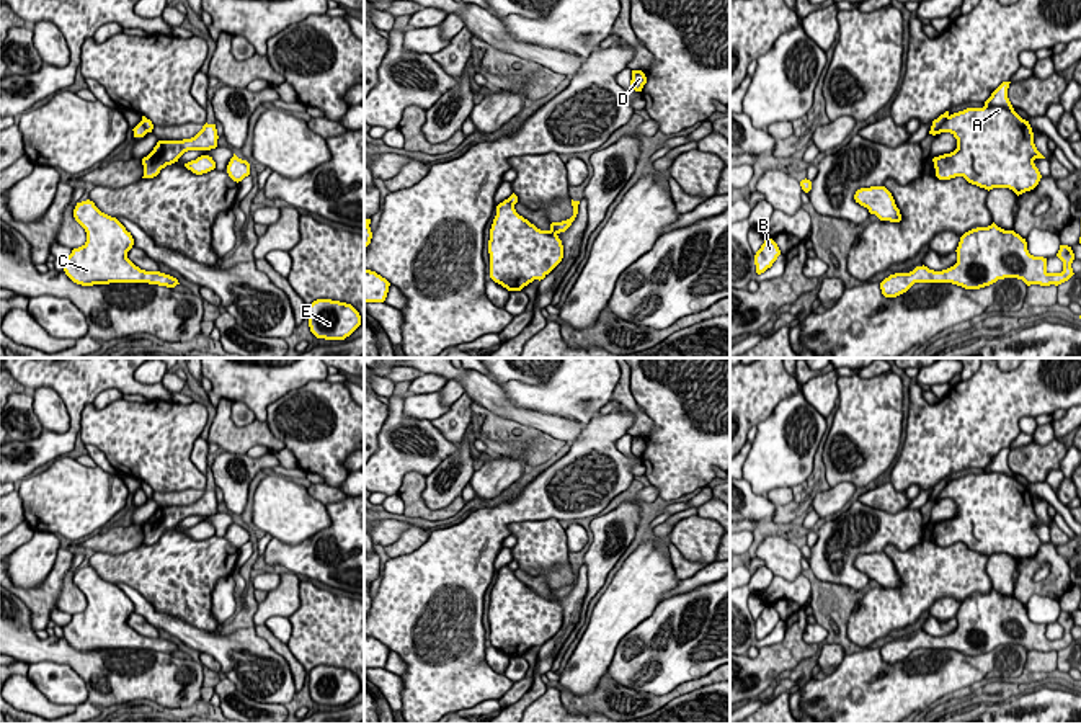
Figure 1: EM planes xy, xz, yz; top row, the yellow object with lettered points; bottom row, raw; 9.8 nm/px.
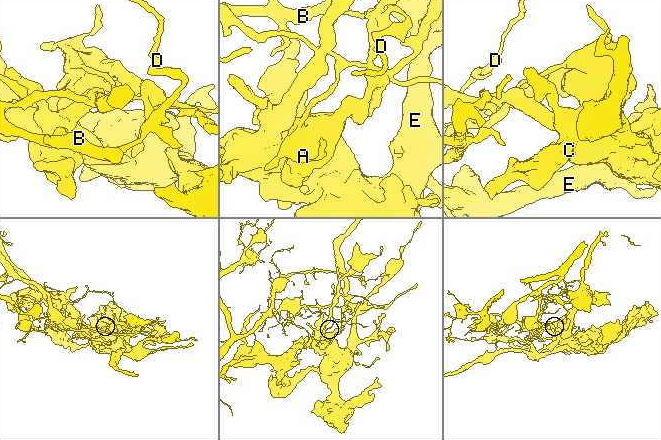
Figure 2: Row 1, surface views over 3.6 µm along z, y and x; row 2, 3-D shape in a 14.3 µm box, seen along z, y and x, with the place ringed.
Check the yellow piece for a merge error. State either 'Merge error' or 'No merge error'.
Merge error

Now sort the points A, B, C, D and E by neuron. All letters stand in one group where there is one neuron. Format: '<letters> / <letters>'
A C E / B D

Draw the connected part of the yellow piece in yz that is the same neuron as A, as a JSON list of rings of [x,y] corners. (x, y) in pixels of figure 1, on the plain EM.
[[[1003,448],[983,474],[967,474],[936,485],[937,500],[950,498],[957,515],[934,523],[936,543],[963,543],[985,556],[1009,554],[1017,562],[1034,556],[1042,541],[1035,525],[1045,525],[1034,510],[1029,487],[1022,485],[1008,464],[1011,448]]]

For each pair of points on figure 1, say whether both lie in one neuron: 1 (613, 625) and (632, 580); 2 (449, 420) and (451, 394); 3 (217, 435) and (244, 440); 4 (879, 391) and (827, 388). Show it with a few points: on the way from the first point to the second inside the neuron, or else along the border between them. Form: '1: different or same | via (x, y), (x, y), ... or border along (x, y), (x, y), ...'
1: same | via (616, 613), (632, 592)
2: different | border along (464, 393), (449, 407)
3: same | via (224, 435), (237, 440)
4: different | border along (840, 376), (838, 396)

